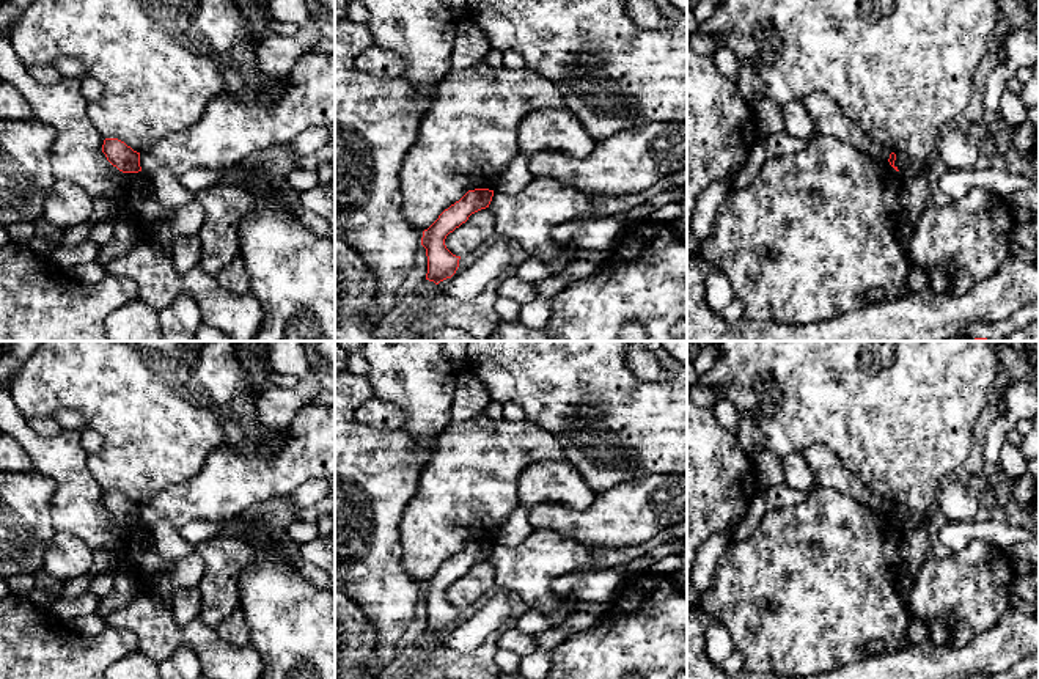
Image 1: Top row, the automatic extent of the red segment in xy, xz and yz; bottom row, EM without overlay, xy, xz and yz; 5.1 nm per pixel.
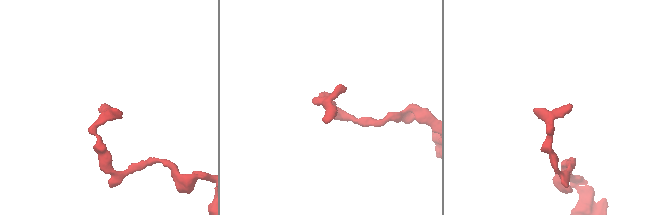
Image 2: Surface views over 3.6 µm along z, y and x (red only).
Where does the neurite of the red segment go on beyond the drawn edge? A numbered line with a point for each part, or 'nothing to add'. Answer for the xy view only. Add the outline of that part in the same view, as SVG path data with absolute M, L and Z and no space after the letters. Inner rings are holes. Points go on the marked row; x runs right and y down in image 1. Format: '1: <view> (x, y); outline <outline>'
nothing to add

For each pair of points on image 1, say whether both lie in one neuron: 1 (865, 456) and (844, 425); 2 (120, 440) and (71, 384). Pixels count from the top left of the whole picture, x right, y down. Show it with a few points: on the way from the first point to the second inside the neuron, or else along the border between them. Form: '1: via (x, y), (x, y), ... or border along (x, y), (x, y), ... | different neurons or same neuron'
1: via (865, 448), (852, 433) | same neuron
2: via (113, 426), (85, 398) | same neuron

